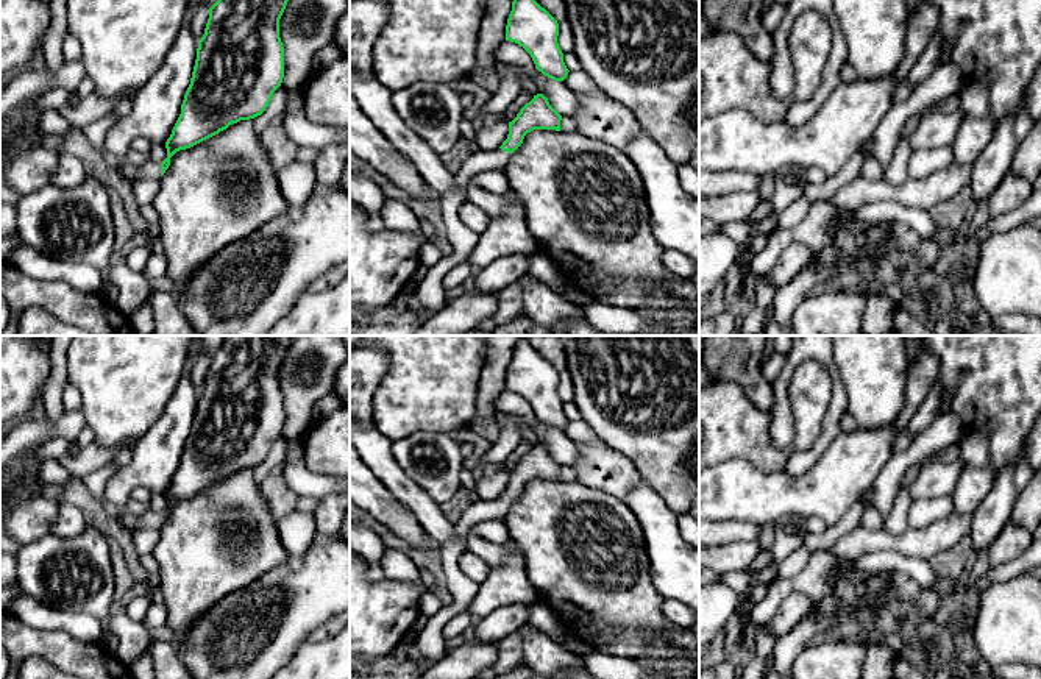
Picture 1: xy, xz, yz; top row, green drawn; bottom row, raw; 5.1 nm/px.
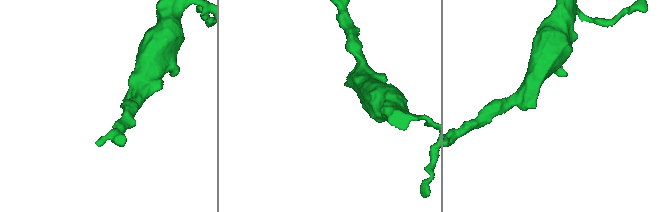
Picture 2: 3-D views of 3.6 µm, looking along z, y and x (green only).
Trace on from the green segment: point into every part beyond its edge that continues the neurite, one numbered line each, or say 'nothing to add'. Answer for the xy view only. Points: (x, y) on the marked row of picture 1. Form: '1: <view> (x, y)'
1: xy (150, 169)

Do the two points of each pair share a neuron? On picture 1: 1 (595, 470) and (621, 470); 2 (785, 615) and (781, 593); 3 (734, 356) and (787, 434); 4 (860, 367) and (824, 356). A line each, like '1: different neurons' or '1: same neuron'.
1: same neuron
2: different neurons
3: different neurons
4: different neurons

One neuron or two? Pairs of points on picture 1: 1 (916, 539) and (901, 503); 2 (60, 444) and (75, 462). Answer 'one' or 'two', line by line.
1: two
2: one

